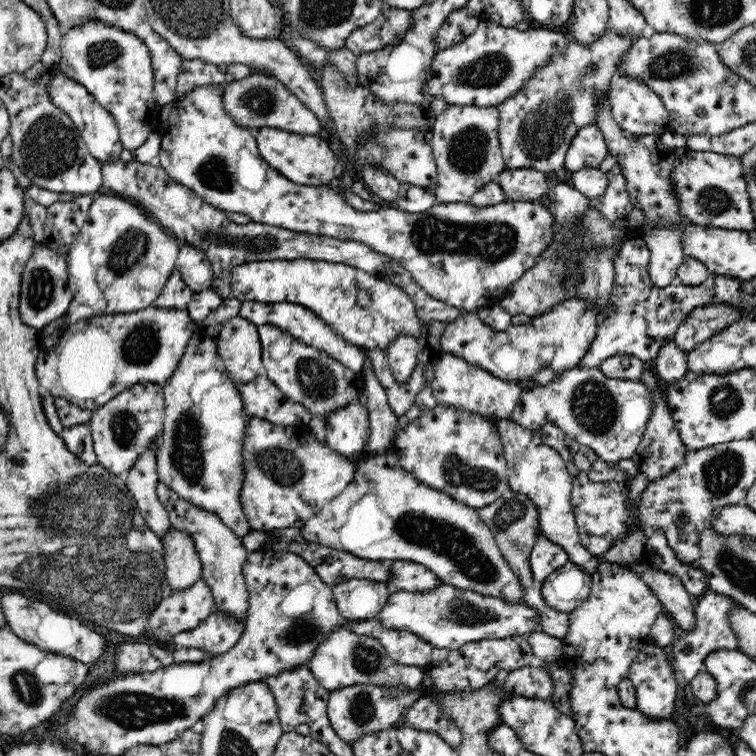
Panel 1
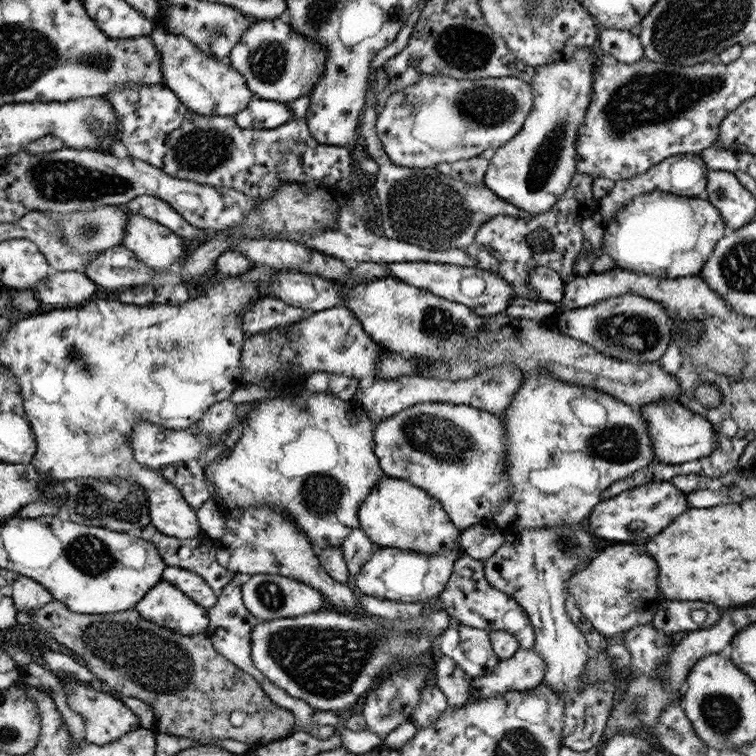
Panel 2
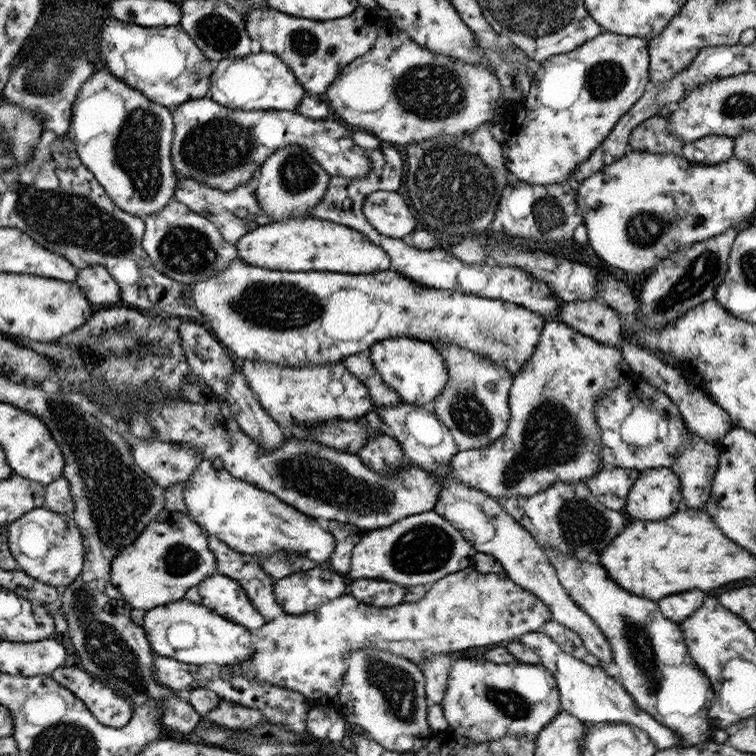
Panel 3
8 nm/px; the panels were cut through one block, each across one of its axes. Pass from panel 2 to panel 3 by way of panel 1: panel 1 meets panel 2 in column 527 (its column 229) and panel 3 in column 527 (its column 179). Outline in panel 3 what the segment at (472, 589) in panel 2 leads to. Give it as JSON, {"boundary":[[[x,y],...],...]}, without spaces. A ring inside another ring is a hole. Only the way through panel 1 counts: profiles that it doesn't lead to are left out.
{"boundary":[[[539,630],[521,634],[518,642],[533,650],[539,657],[540,665],[553,676],[561,708],[565,712],[569,712],[571,716],[575,716],[583,724],[600,722],[632,724],[645,731],[645,734],[656,746],[656,750],[682,747],[679,735],[675,735],[669,727],[657,722],[657,719],[653,719],[650,714],[641,710],[621,684],[609,677],[601,667],[589,666],[589,664],[565,654],[565,651],[562,651],[547,634]]]}

